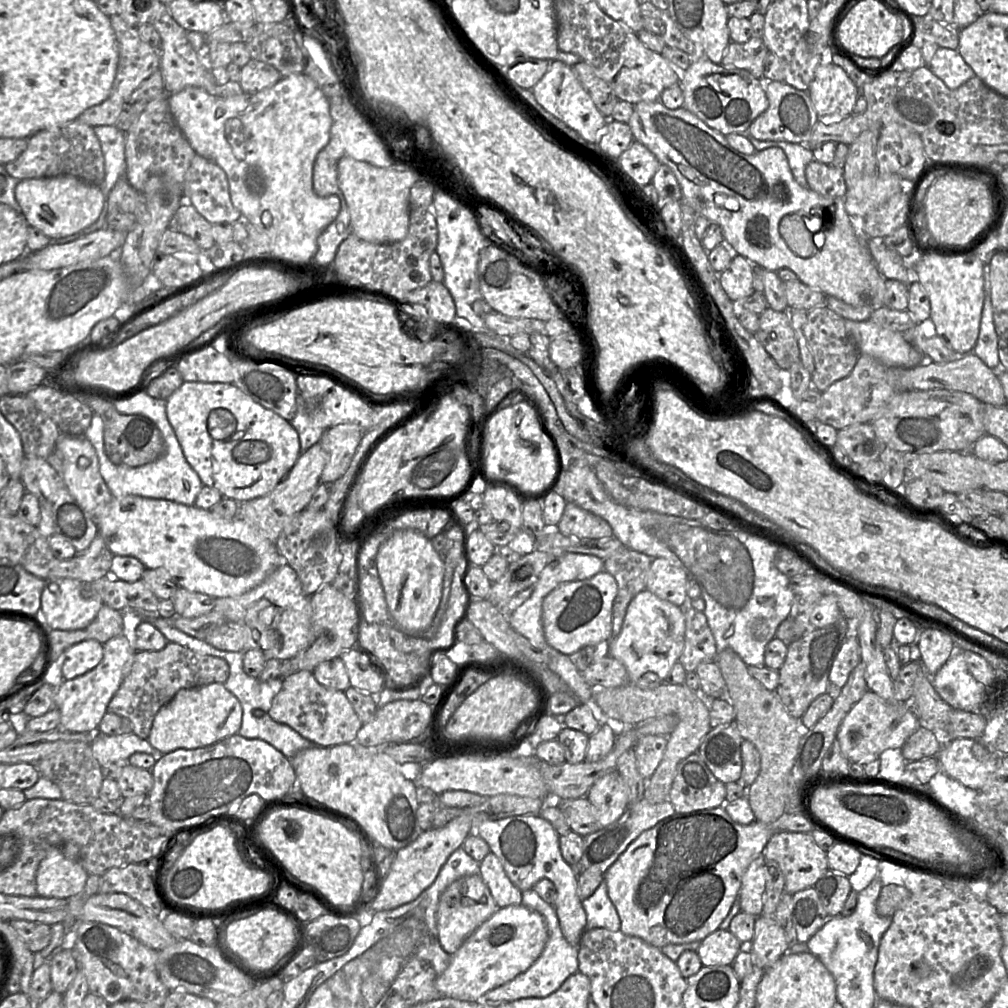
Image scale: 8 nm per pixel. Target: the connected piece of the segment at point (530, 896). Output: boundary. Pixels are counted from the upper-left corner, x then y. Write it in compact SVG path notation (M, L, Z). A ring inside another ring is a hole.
M533 889L522 892L521 904L543 917L548 931L548 940L541 955L525 972L485 993L481 999L484 1002L504 1003L523 998L544 998L555 992L569 976L578 971L578 947L569 944L564 938L553 905L545 902Z

